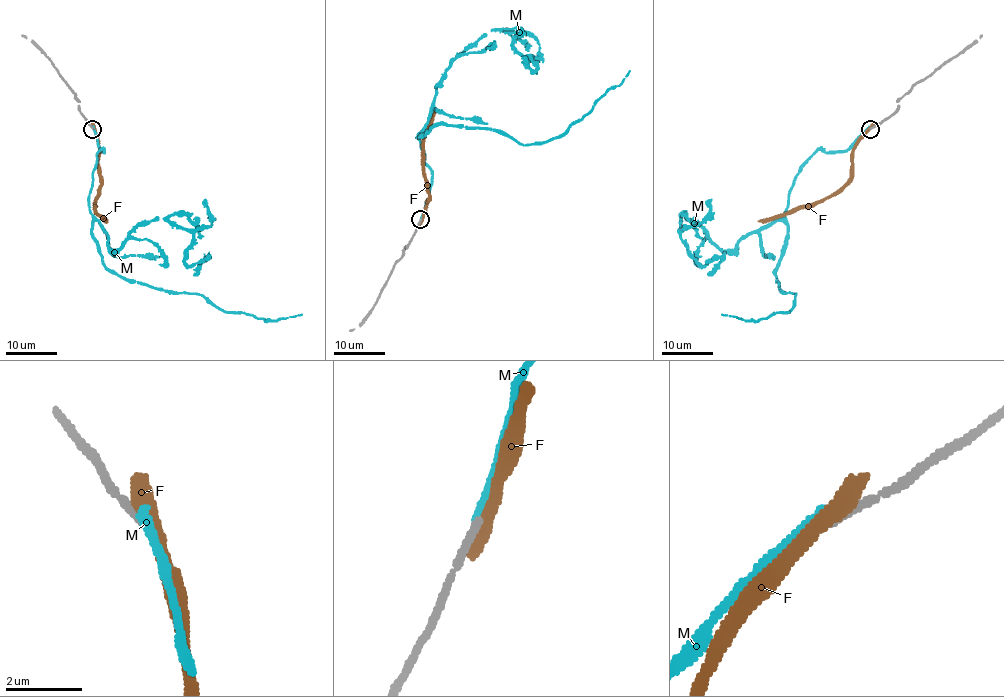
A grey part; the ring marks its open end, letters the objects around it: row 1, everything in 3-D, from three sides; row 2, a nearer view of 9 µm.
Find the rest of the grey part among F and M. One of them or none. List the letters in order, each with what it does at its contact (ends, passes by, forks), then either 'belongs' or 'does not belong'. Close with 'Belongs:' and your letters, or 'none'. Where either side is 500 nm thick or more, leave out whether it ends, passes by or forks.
F: does not belong
M: it ends; does not belong
Belongs: none

